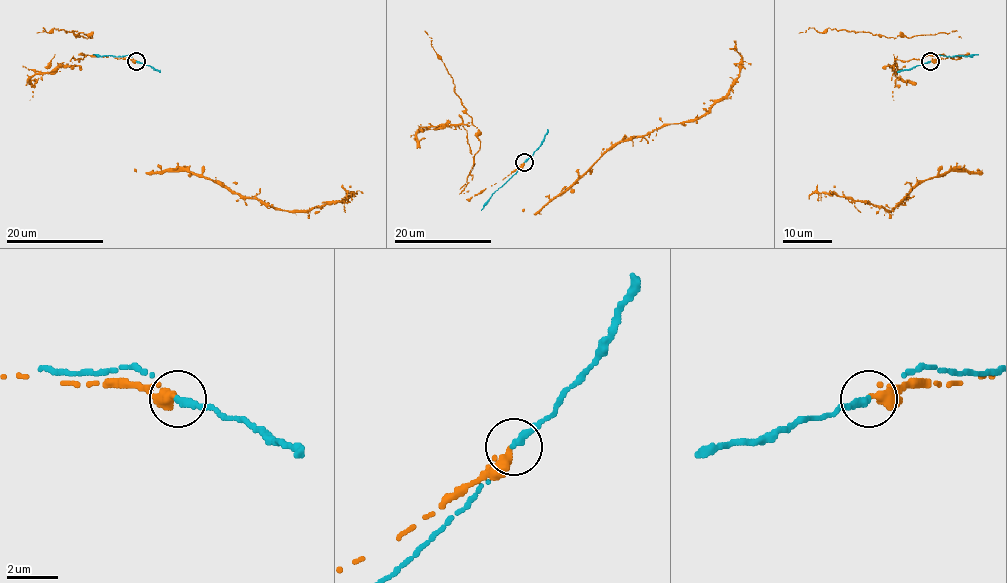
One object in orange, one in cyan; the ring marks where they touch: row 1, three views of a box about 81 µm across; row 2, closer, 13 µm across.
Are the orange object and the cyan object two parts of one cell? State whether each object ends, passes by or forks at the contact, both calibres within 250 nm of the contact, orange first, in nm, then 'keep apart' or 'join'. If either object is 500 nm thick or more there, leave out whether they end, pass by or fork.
orange ends; cyan ends; calibres 360 and 320 nm; keep apart

